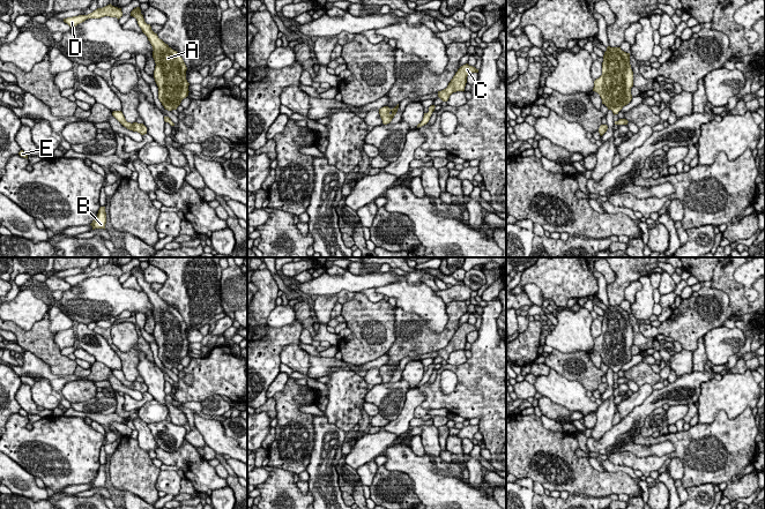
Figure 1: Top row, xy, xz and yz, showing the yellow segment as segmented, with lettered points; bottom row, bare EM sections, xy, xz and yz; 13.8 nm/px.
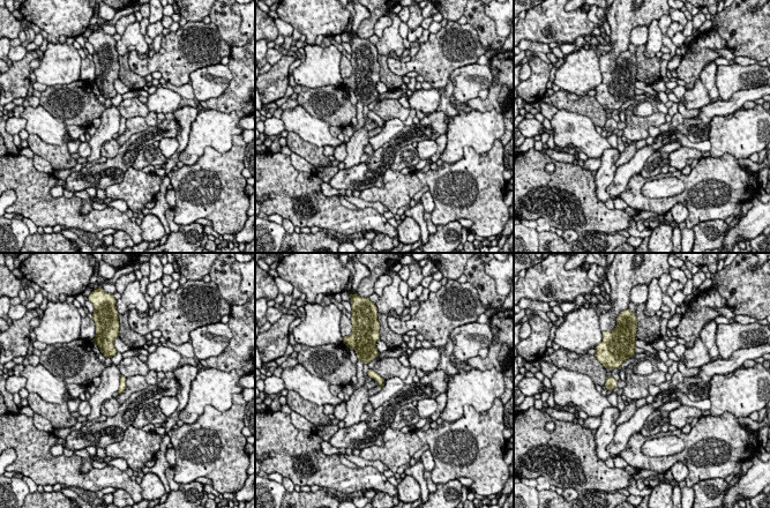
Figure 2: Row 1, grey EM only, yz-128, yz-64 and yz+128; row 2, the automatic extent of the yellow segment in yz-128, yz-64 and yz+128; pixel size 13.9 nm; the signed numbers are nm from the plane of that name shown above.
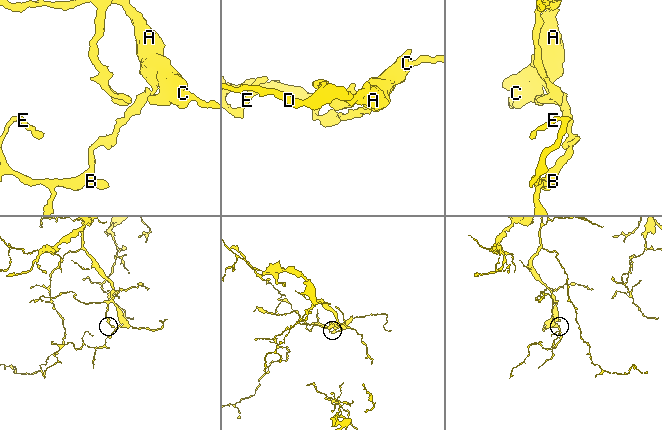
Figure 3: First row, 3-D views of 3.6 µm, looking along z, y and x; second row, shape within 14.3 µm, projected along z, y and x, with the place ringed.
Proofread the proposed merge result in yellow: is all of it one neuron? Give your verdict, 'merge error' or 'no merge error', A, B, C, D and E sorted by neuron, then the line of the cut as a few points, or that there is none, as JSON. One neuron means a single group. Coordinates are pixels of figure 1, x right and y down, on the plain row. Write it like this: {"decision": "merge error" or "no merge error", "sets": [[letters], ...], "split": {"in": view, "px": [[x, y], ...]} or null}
{"decision": "no merge error", "sets": [["A", "B", "C", "D", "E"]], "split": null}

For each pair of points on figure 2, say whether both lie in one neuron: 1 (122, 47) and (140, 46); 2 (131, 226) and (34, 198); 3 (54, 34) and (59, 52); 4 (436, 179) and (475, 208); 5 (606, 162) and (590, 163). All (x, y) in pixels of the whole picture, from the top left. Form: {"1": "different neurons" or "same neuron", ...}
{"1": "same neuron", "2": "same neuron", "3": "different neurons", "4": "same neuron", "5": "different neurons"}

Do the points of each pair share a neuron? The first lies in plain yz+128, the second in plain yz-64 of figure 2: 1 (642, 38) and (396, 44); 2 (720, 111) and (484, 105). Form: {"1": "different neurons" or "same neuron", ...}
{"1": "different neurons", "2": "different neurons"}

